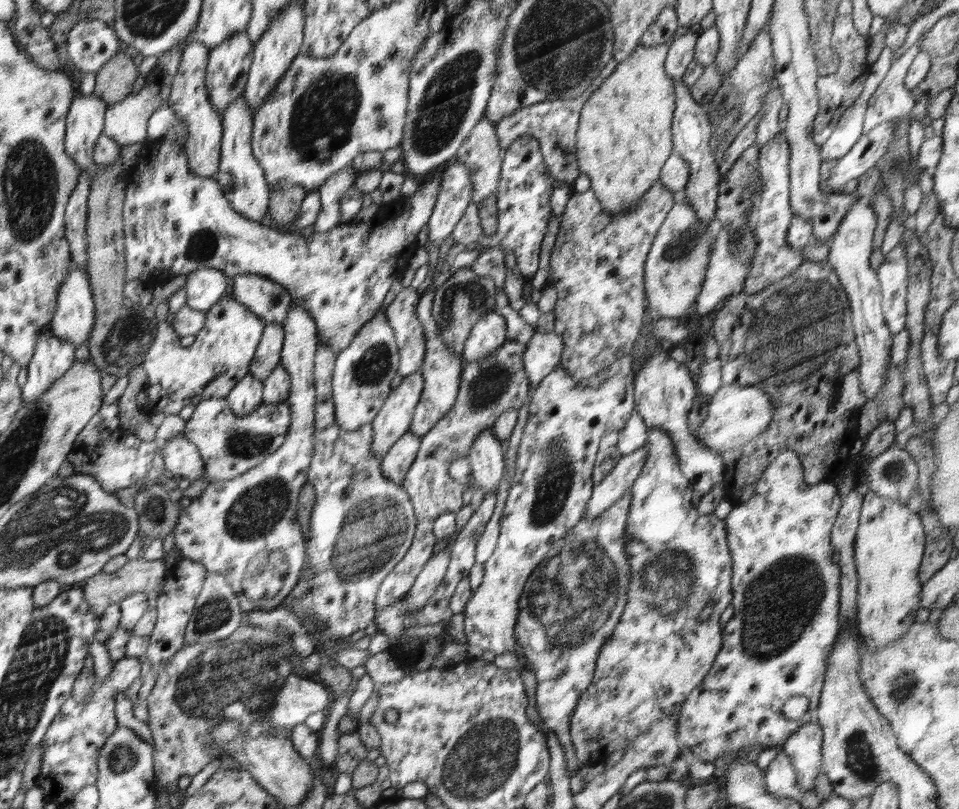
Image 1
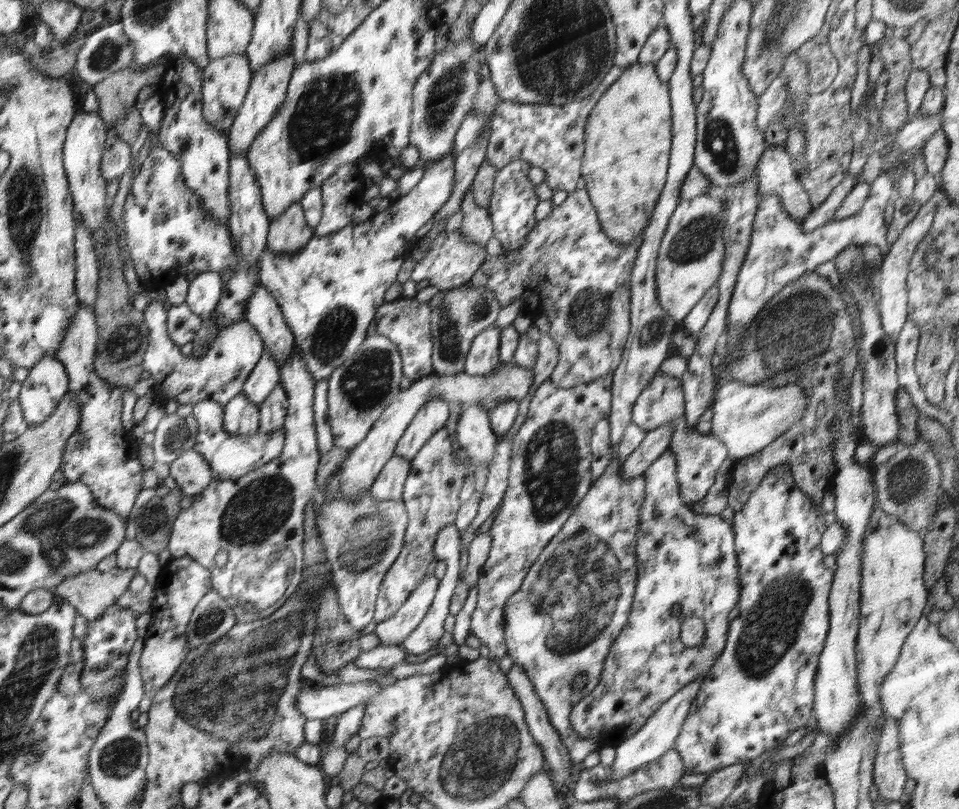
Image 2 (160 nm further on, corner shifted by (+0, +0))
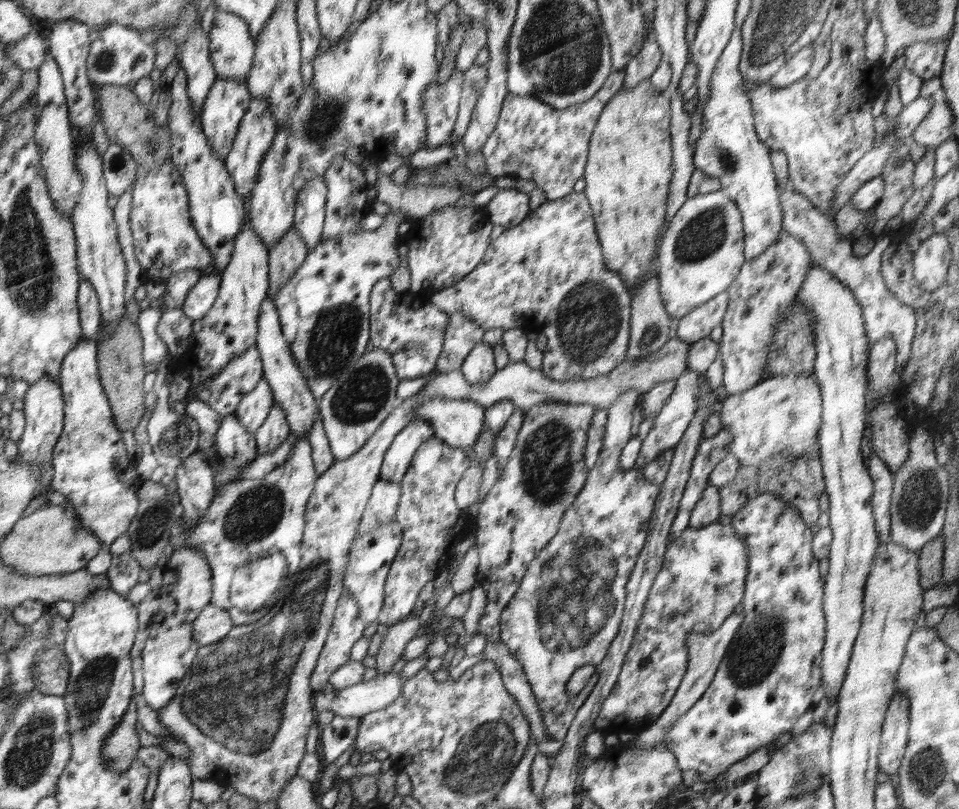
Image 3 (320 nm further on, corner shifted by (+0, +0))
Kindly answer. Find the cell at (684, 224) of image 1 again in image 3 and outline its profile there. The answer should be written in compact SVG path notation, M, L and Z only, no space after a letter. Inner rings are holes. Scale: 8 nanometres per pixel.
M722 189L687 198L660 241L658 278L664 310L677 320L725 291L744 264L743 251L742 214Z

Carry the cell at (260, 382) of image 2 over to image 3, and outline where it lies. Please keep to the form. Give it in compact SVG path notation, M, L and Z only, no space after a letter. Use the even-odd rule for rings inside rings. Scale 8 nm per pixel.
M263 376L261 382L258 382L257 389L241 400L235 414L241 425L245 426L250 434L255 434L265 423L265 418L275 403L272 388Z

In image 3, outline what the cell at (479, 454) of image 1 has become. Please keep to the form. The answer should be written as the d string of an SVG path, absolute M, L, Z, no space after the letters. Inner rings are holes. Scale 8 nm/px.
M434 397L416 407L413 418L421 418L429 422L434 429L434 437L443 440L446 444L470 450L482 427L485 426L485 407L466 399Z

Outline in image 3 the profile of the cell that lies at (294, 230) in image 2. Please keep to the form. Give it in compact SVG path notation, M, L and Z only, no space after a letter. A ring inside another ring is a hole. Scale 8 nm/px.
M291 228L281 242L269 248L269 278L268 297L275 298L278 291L288 282L306 259L308 249L302 237Z

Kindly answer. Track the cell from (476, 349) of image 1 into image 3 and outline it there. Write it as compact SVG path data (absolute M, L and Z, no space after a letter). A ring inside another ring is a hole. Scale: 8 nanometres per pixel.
M479 342L464 359L461 373L470 384L486 384L497 371L493 347Z

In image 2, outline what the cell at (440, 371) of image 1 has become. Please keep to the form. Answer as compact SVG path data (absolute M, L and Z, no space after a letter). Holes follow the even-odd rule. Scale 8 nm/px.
M435 396L421 408L421 411L410 421L405 434L396 448L397 456L412 460L415 454L426 444L426 441L446 422L450 412L448 401Z

